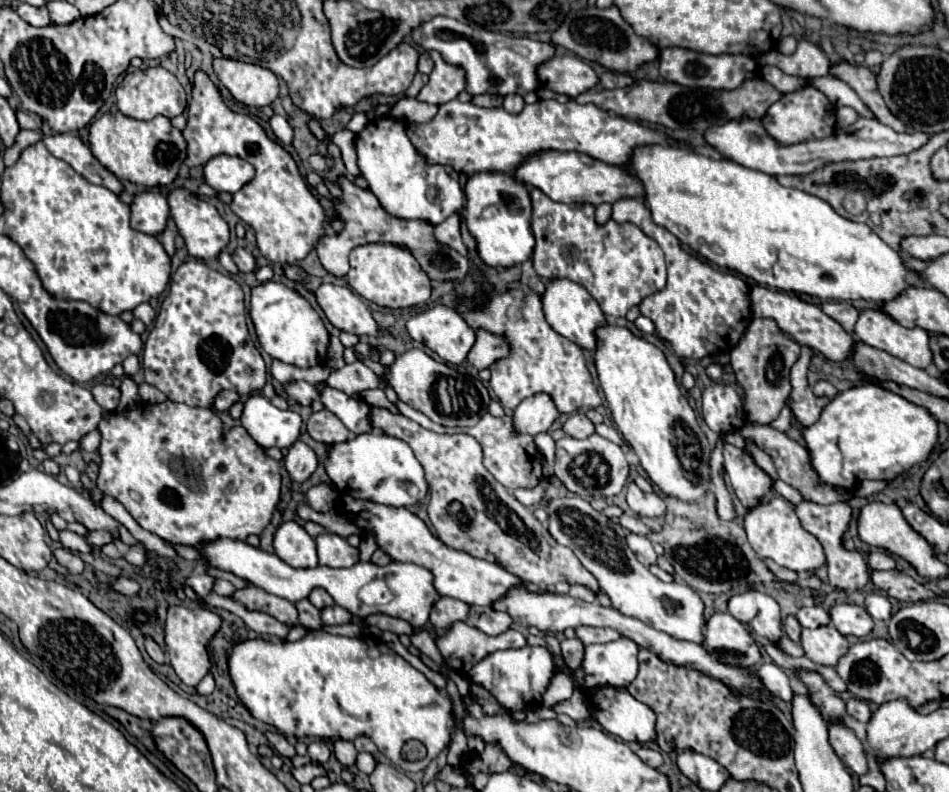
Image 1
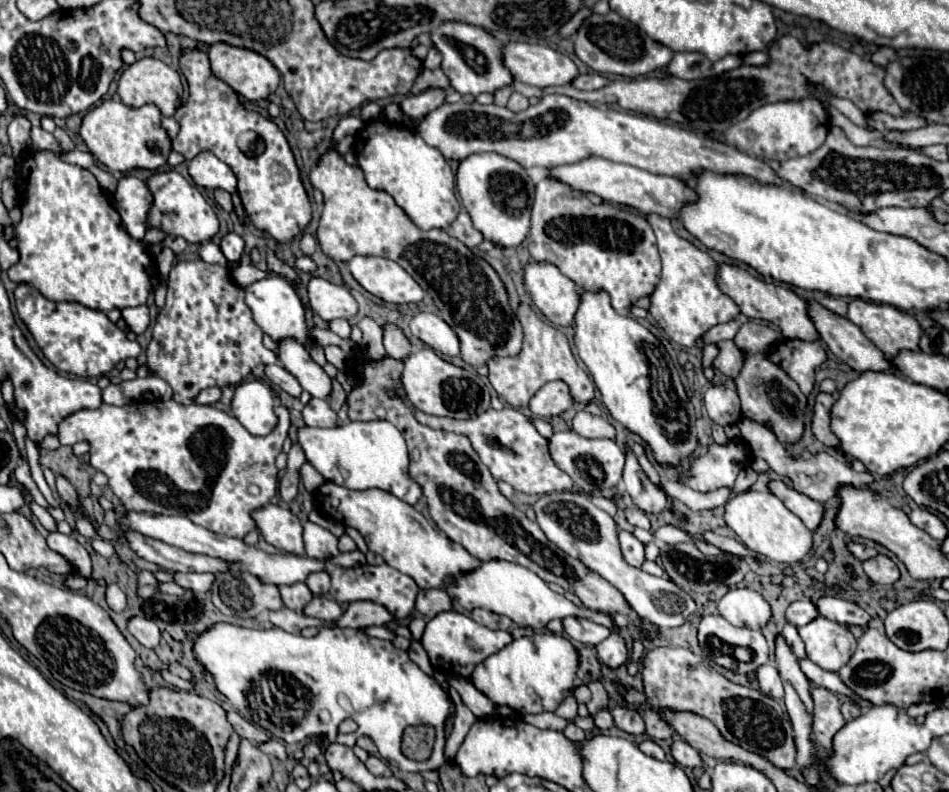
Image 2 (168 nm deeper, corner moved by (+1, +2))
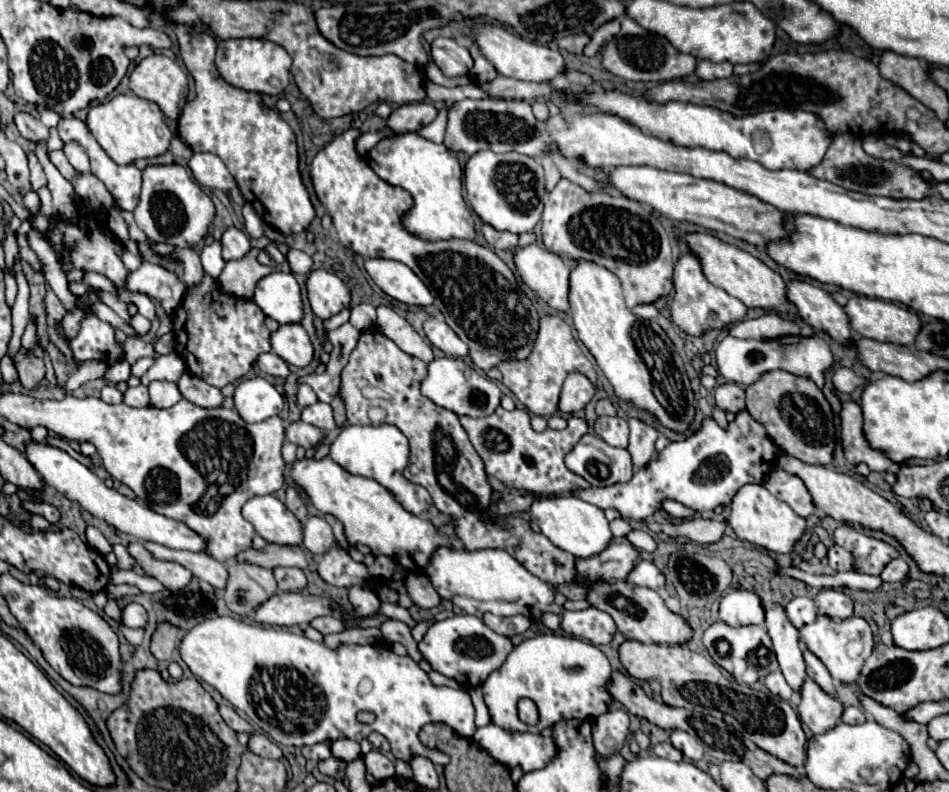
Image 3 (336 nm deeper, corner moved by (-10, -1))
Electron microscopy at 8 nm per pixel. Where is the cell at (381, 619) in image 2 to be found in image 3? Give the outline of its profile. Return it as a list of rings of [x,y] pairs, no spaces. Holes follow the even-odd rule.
[[[356,585],[348,589],[348,601],[352,603],[354,611],[362,617],[374,617],[380,607],[380,599],[376,593],[364,585]]]

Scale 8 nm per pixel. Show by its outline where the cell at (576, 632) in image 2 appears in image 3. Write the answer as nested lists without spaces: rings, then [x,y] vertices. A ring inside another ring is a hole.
[[[592,605],[584,611],[564,611],[560,627],[570,637],[590,641],[592,645],[608,645],[616,633],[612,617]]]

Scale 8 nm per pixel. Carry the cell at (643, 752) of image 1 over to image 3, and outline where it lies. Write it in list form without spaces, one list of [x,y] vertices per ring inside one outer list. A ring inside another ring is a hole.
[[[658,743],[656,747],[654,747],[654,753],[658,755],[658,757],[664,757],[664,759],[670,759],[670,761],[682,761],[684,759],[684,755],[672,745],[672,743]]]

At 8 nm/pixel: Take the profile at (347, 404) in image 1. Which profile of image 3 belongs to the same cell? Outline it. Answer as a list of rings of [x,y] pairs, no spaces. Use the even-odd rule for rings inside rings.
[[[300,323],[280,325],[276,331],[270,333],[270,343],[272,351],[280,355],[288,365],[306,367],[312,361],[312,343]]]

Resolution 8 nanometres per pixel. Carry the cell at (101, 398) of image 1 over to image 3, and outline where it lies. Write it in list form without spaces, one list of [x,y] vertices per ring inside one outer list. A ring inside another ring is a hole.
[[[146,385],[130,387],[130,389],[124,393],[124,403],[130,405],[130,407],[148,407],[148,405],[150,405],[148,387],[146,387]]]

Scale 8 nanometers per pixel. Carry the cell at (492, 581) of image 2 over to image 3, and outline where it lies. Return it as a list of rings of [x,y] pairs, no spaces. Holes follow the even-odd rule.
[[[438,547],[424,573],[442,599],[452,601],[456,607],[476,617],[490,611],[494,615],[526,615],[532,623],[538,623],[544,613],[564,613],[564,607],[554,603],[552,587],[500,549],[468,551],[464,547]]]

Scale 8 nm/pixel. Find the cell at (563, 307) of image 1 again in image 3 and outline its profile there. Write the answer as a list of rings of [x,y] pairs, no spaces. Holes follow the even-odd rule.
[[[538,245],[518,247],[514,251],[516,271],[540,299],[552,309],[568,311],[568,263],[556,253]]]

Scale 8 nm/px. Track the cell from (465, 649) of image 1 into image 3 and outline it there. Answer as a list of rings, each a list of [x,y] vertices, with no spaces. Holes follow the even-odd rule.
[[[454,615],[444,621],[436,621],[428,627],[424,639],[418,643],[418,651],[432,665],[434,671],[456,679],[464,687],[482,685],[492,671],[496,671],[512,651],[508,637],[494,633],[474,615]]]

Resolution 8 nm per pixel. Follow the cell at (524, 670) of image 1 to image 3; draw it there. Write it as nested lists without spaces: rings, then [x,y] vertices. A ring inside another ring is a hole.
[[[546,633],[526,639],[514,647],[504,665],[486,679],[482,693],[494,725],[504,727],[506,731],[540,733],[542,729],[552,727],[562,719],[594,719],[606,713],[614,703],[610,691],[606,689],[610,675],[612,667],[606,655],[592,643],[566,635]],[[522,697],[528,697],[538,705],[540,723],[534,727],[518,719],[516,705]]]

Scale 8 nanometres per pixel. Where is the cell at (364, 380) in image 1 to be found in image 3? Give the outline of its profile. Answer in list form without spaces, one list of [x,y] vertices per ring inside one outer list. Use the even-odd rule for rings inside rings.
[[[498,407],[492,415],[486,417],[460,417],[462,427],[466,429],[474,449],[478,451],[484,469],[488,475],[500,479],[506,487],[538,491],[538,493],[572,493],[576,489],[588,489],[590,483],[580,475],[572,473],[564,465],[564,455],[588,433],[588,423],[582,417],[570,415],[568,427],[562,431],[546,429],[536,433],[530,427],[530,415],[524,409],[506,411]]]

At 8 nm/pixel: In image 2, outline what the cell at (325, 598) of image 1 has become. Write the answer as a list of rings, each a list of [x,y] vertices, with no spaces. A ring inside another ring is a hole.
[[[313,572],[313,574],[307,576],[305,584],[309,586],[309,590],[311,590],[315,596],[327,596],[327,594],[329,594],[331,580],[329,580],[327,572]]]

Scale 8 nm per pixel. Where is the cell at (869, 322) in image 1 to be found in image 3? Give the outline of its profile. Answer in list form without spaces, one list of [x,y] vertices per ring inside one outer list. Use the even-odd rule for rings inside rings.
[[[854,295],[844,305],[844,311],[850,319],[852,333],[856,333],[858,337],[870,337],[870,339],[876,339],[876,341],[888,341],[888,343],[910,347],[910,345],[914,345],[914,339],[920,331],[918,315],[914,311],[910,311],[906,307],[898,307],[896,303],[890,303],[890,301]]]

